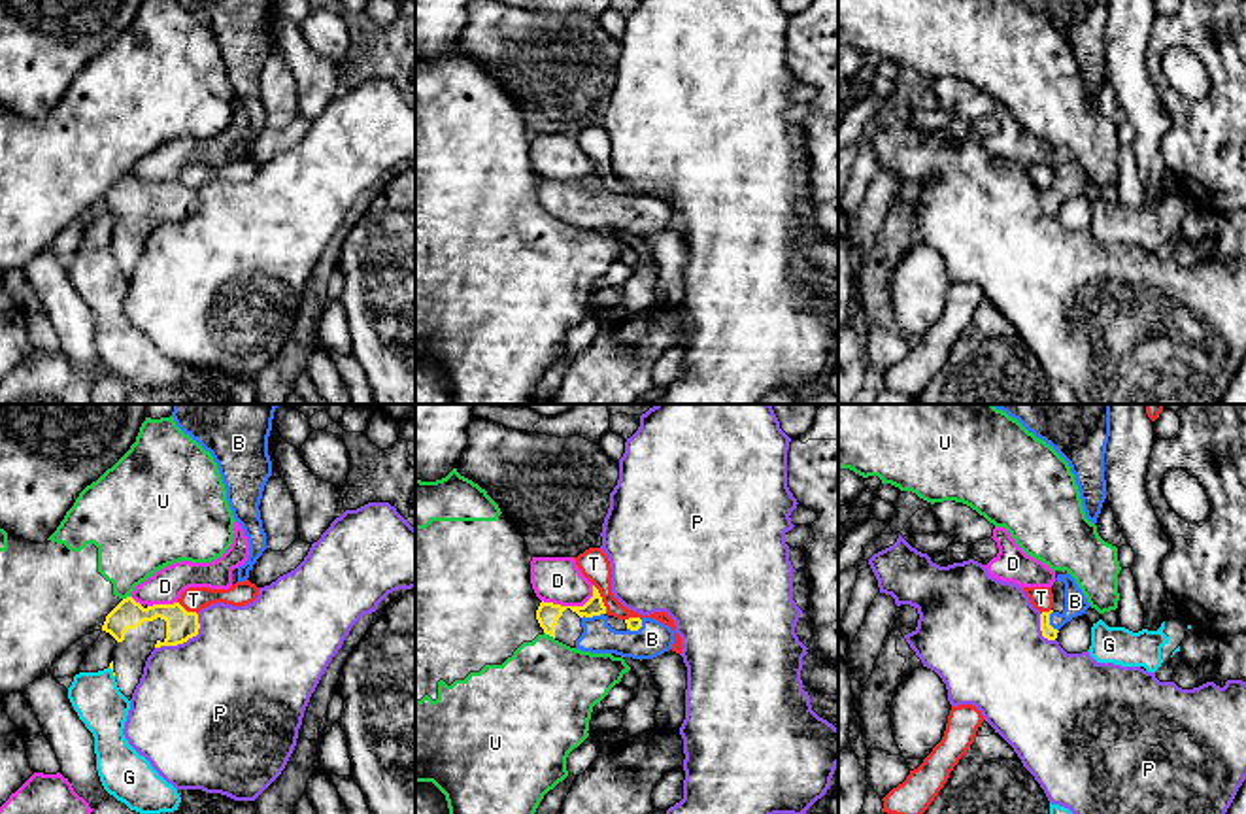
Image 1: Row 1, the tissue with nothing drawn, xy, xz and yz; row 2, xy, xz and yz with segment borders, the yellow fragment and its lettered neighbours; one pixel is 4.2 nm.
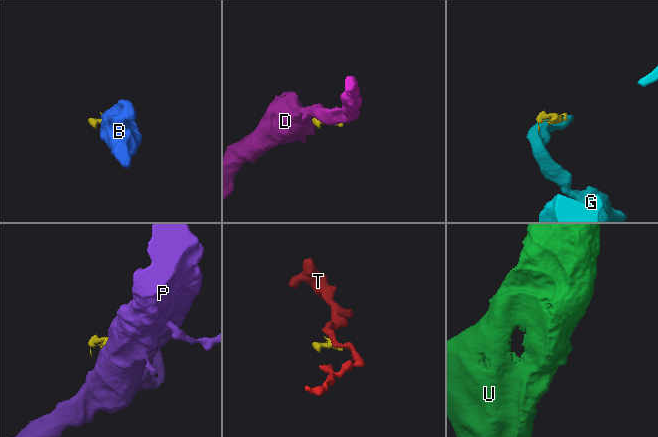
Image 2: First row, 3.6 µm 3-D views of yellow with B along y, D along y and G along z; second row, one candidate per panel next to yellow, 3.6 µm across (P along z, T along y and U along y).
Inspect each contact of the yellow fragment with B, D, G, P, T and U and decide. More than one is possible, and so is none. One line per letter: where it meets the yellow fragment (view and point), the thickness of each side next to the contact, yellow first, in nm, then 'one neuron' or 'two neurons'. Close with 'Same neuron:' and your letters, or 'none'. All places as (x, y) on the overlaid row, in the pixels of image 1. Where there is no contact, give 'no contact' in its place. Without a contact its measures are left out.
B: xz (591, 616) | 90/140 nm | one neuron
D: xz (571, 607) | 90/200 nm | two neurons
G: xy (114, 673) | 20/200 nm | two neurons
P: xy (185, 641) | 130/500 nm | two neurons
T: xz (601, 599) | 90/130 nm | two neurons
U: xz (550, 635) | 90/440 nm | two neurons
Same neuron: B

